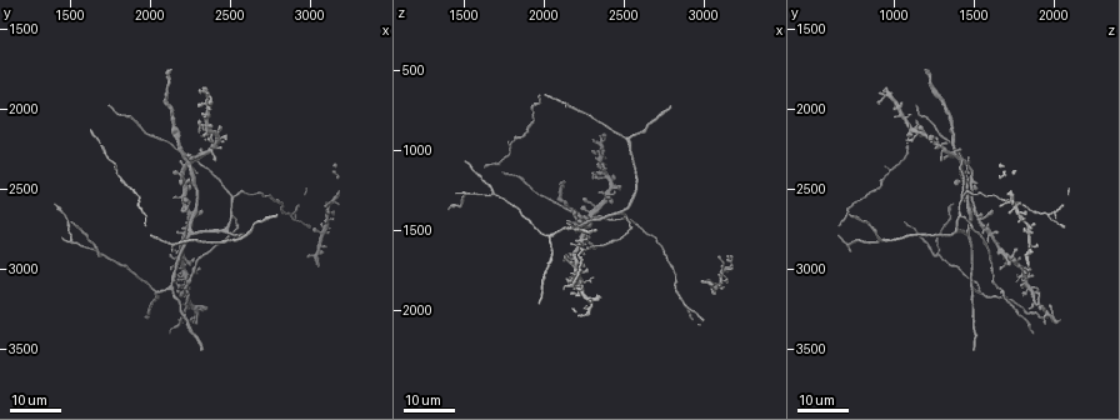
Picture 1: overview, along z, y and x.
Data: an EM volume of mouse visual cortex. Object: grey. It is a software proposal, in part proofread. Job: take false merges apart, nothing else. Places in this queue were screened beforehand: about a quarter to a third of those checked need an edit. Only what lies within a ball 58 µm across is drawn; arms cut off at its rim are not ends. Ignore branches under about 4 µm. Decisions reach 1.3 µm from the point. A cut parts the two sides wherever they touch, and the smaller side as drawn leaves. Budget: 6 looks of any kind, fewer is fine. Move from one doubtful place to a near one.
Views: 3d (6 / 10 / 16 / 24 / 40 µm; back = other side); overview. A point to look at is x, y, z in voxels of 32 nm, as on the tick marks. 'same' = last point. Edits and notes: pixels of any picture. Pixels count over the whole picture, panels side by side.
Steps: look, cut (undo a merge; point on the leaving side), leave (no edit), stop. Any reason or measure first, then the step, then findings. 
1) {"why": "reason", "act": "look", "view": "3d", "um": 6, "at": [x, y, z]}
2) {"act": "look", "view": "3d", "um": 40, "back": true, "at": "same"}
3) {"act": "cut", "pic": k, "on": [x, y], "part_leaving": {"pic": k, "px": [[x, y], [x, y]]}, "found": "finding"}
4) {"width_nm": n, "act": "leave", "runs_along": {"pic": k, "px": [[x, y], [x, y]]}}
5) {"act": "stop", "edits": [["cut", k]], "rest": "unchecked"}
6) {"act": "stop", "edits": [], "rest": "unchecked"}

{"why": "a fork", "act": "look", "view": "3d", "um": 24, "at": [2120, 3140, 1500]}

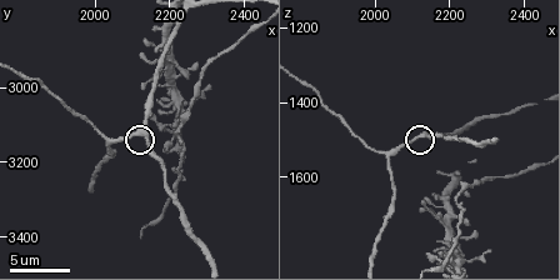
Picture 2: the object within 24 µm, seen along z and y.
{"act": "look", "view": "3d", "um": 10, "at": [2130, 3120, 1480]}

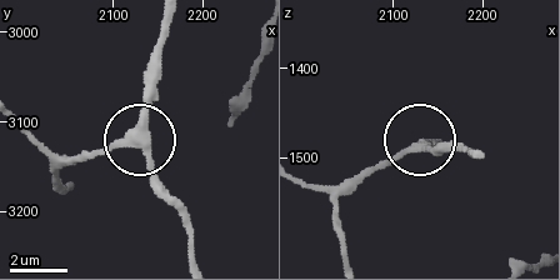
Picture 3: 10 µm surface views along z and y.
{"act": "leave", "runs_along": {"pic": 3, "px": [[171, 23], [140, 145], [154, 188], [180, 221]]}, "found": "one neuron here"}

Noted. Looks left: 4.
{"act": "look", "view": "3d", "um": 16, "at": [2540, 2780, 1340]}

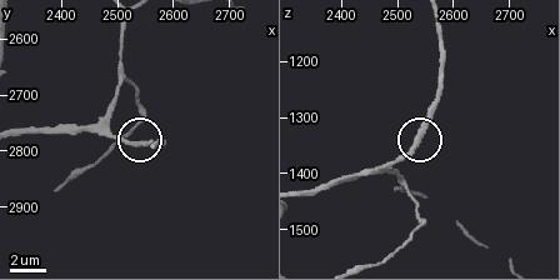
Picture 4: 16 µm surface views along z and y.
{"act": "look", "view": "3d", "um": 10, "at": [2545, 2785, 1325]}

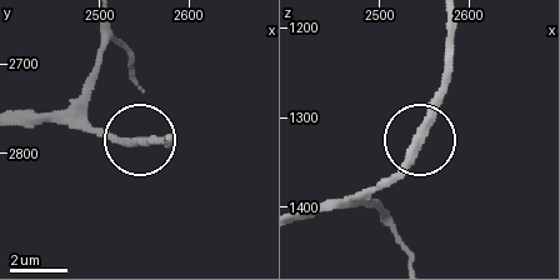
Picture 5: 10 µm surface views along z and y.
{"act": "look", "view": "3d", "um": 10, "back": true, "at": [2545, 2790, 1320]}

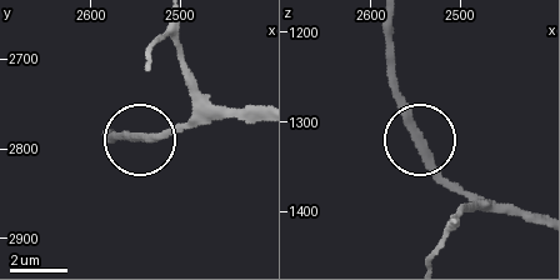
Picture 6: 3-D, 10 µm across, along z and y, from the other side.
{"act": "leave", "found": "one neuron here"}

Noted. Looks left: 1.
{"act": "stop", "edits": [], "rest": "unchecked"}

